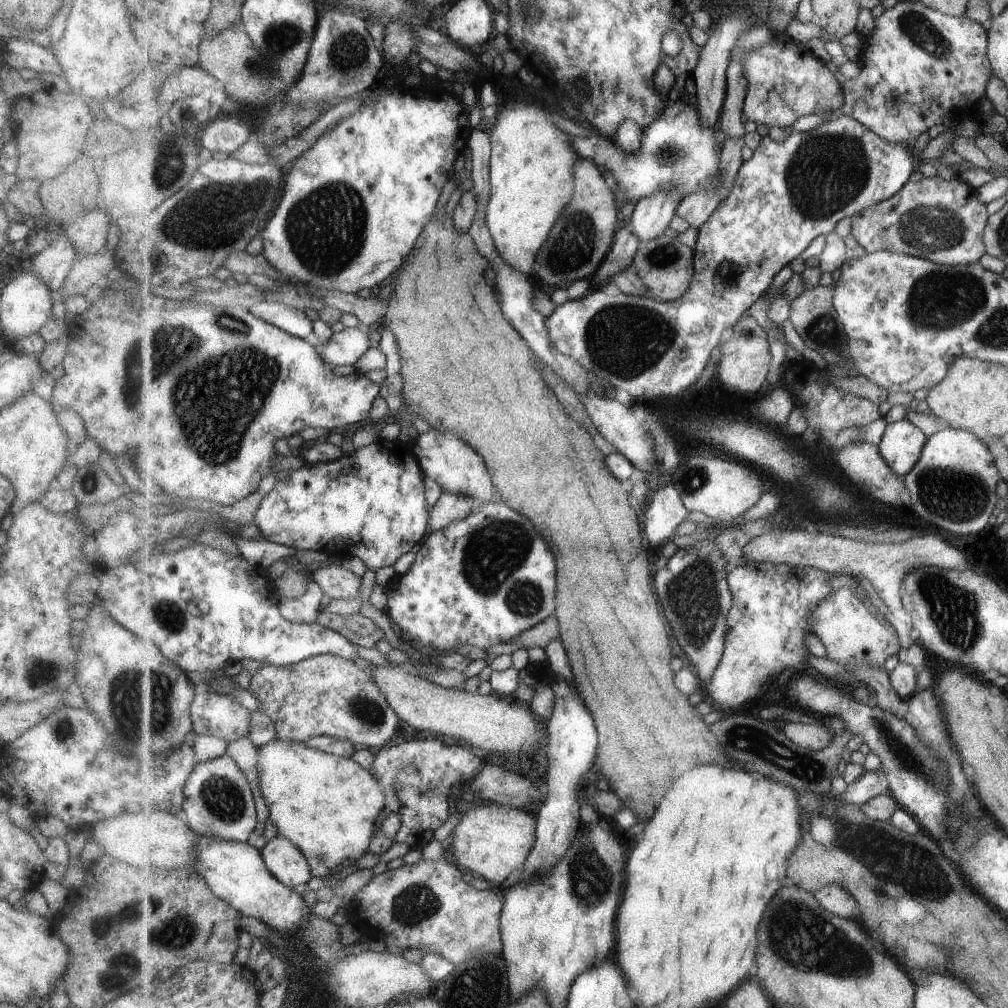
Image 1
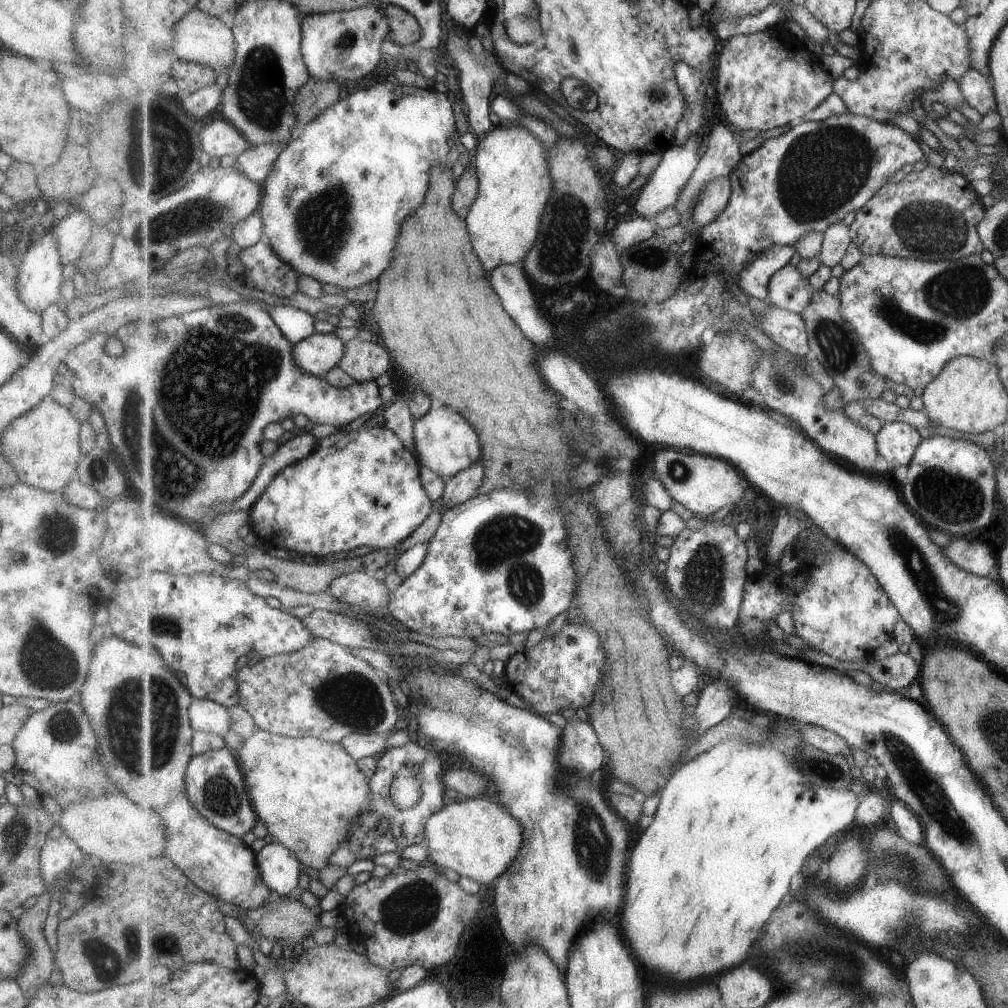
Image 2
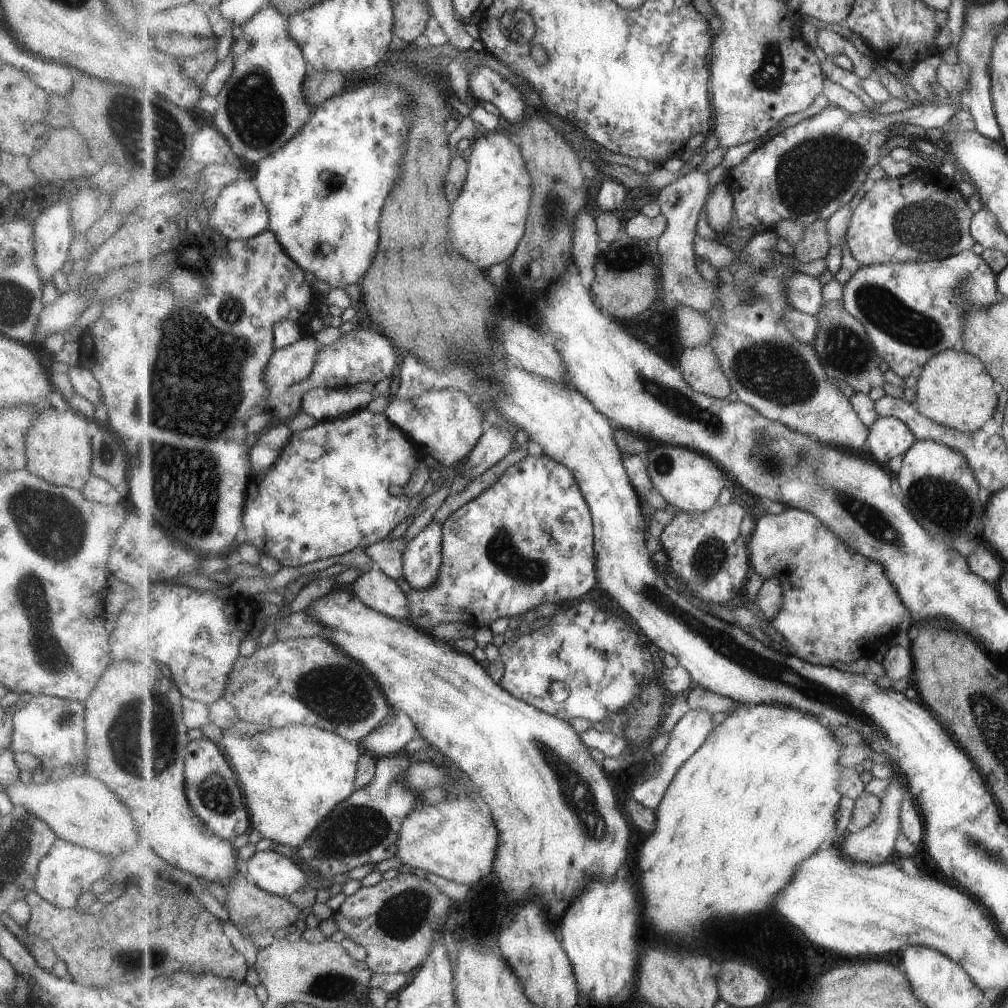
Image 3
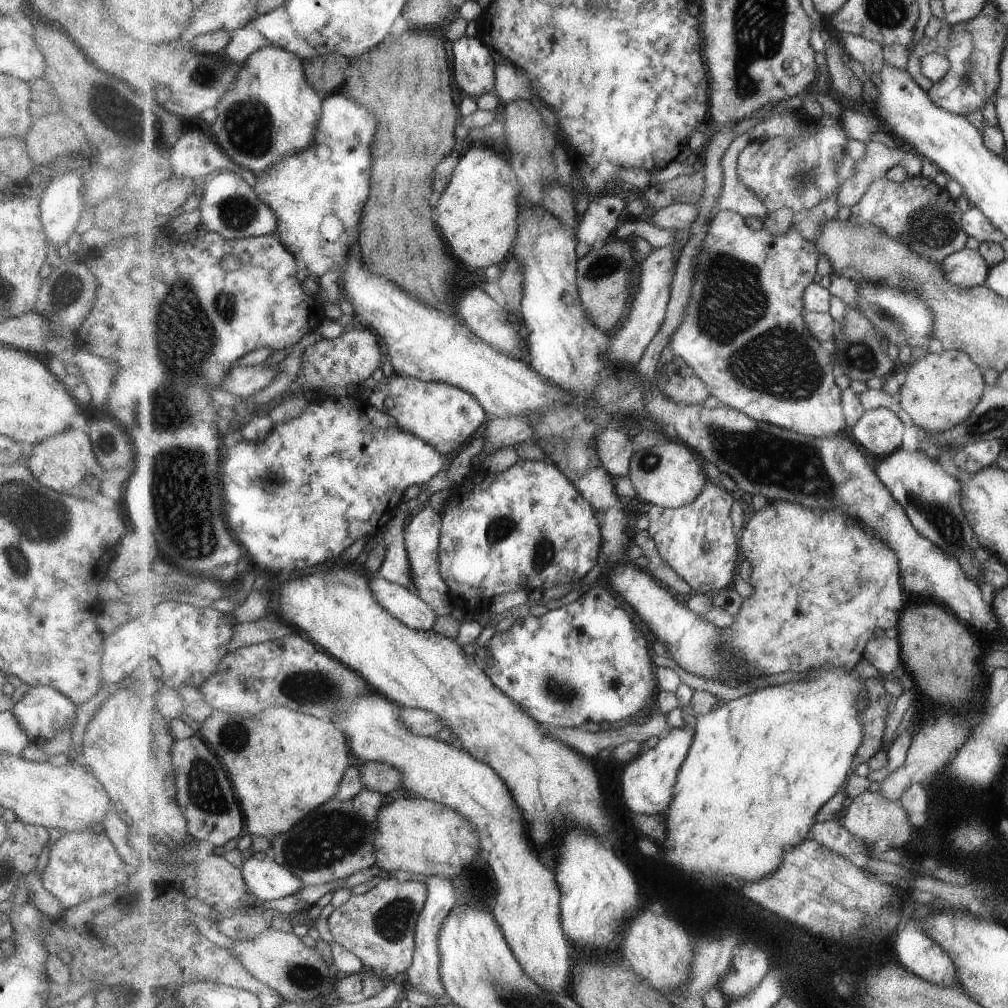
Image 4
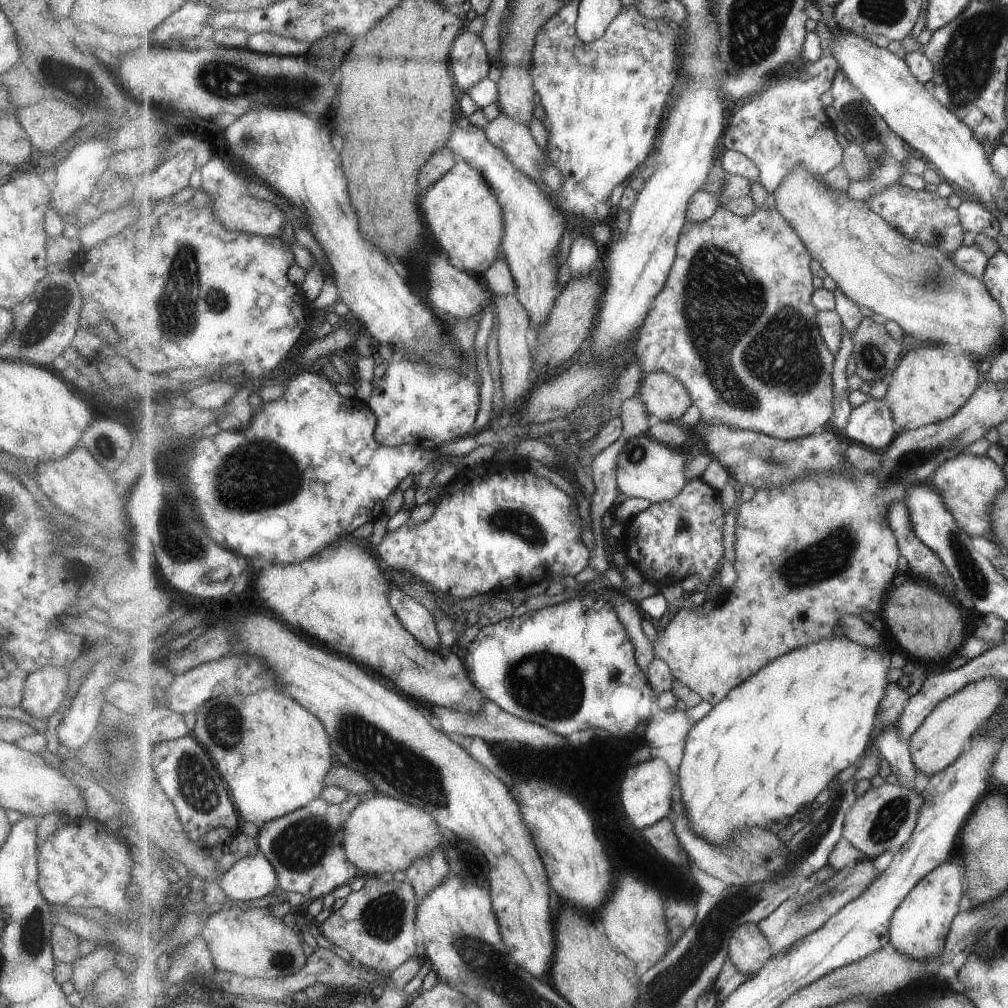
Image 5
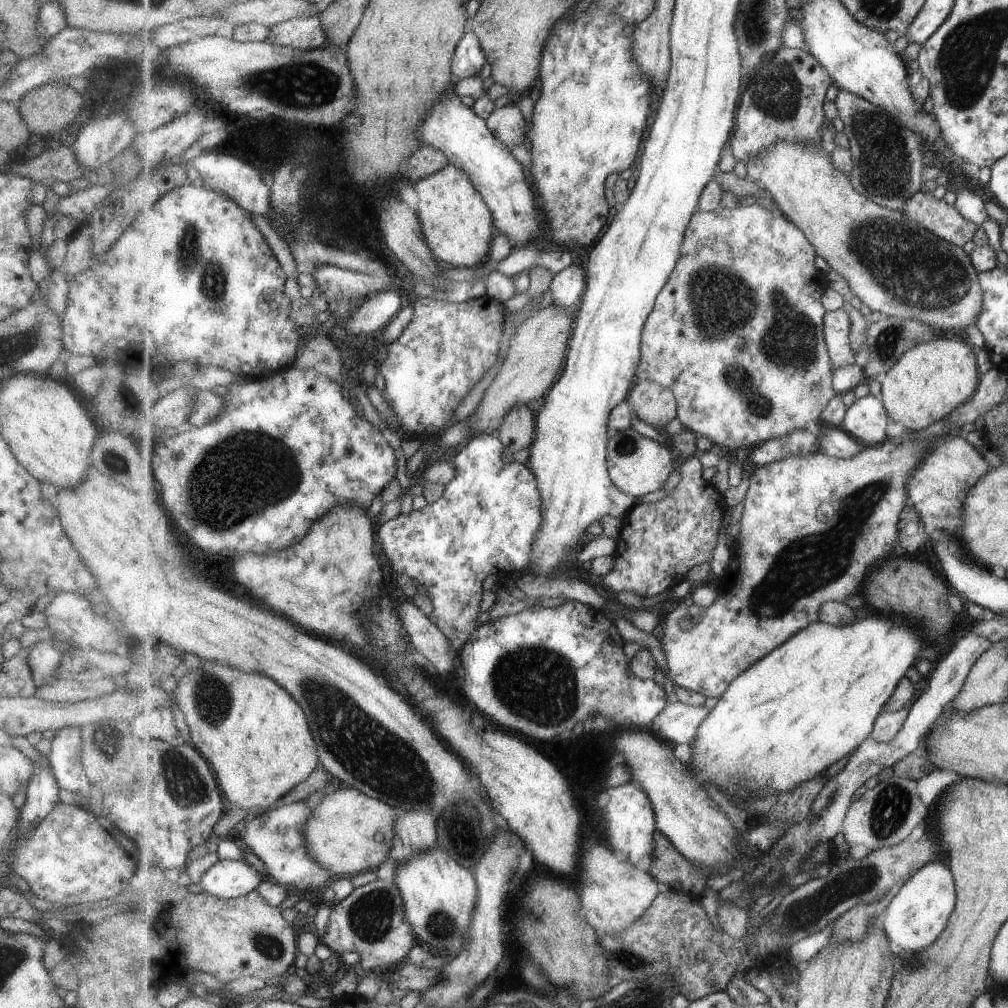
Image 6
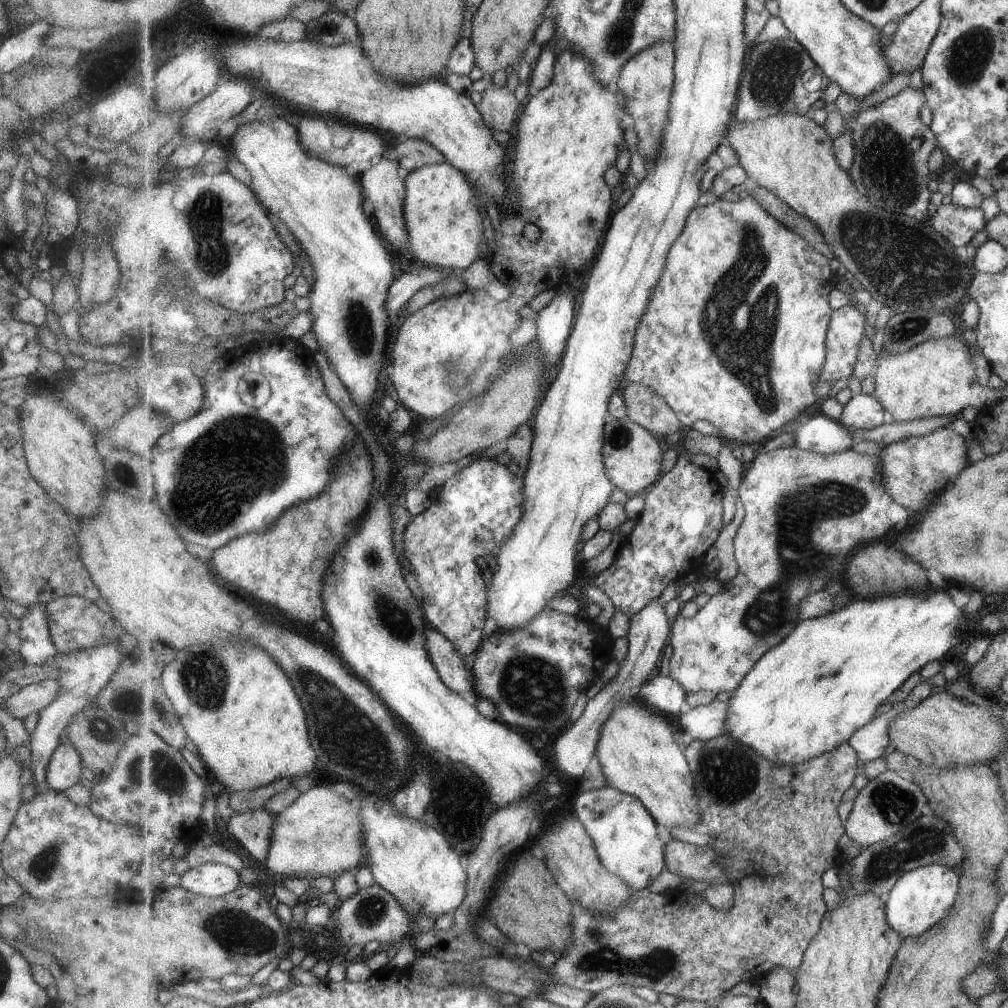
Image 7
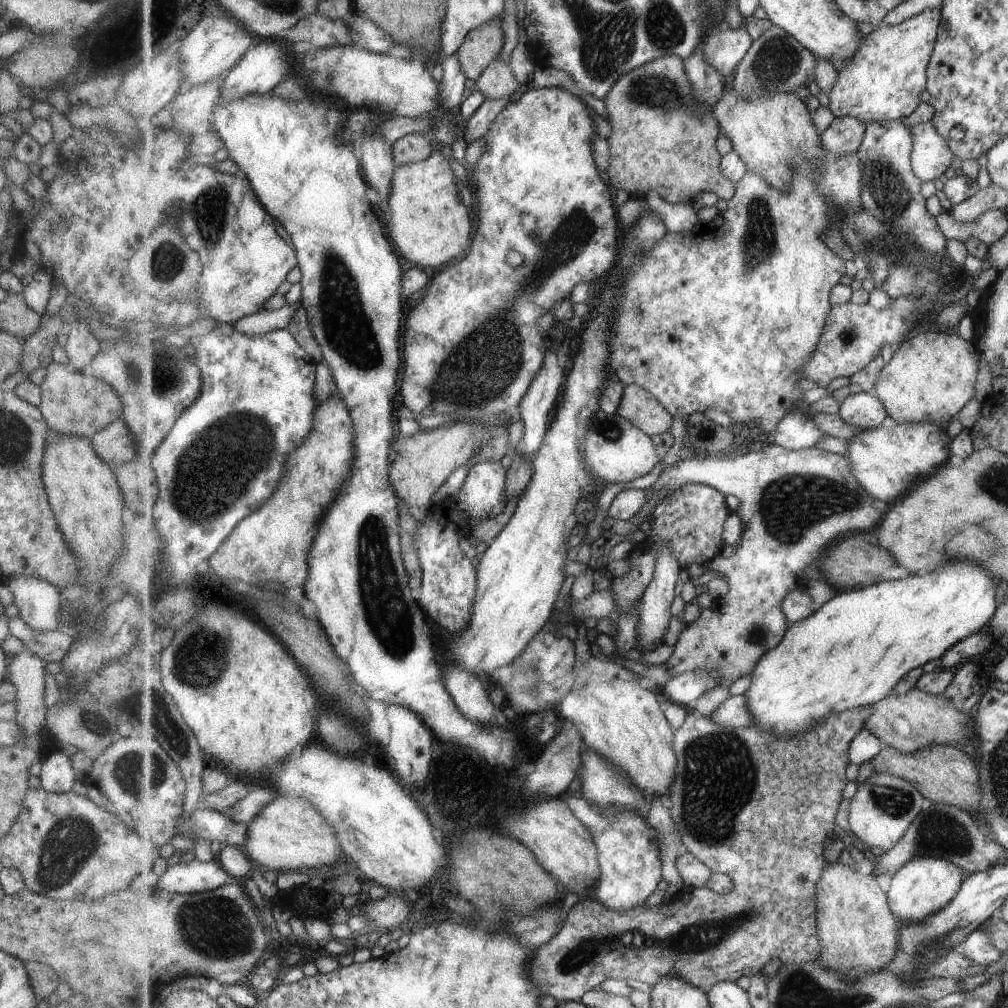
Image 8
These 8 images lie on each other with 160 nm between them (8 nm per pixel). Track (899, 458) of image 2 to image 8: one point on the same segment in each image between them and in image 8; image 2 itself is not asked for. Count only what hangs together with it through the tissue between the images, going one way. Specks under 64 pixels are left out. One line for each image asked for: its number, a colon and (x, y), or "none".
3: (889, 437)
4: (880, 431)
5: (872, 424)
6: (867, 420)
7: (863, 412)
8: (865, 410)

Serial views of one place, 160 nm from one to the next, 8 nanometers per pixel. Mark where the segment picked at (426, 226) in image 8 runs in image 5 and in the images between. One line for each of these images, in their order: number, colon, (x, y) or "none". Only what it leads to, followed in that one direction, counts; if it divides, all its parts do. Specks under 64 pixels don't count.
5: (466, 219)
6: (458, 224)
7: (446, 228)

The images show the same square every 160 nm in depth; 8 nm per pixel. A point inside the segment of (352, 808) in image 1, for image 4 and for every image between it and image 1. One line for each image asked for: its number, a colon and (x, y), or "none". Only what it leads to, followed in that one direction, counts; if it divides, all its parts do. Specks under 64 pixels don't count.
2: (309, 792)
3: (292, 778)
4: (284, 765)

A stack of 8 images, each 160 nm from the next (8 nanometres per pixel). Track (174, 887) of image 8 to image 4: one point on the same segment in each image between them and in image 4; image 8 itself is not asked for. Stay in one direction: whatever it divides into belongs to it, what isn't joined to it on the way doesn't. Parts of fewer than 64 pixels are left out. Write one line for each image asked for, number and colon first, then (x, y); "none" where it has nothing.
4: (269, 880)
5: (252, 877)
6: (228, 879)
7: (210, 879)

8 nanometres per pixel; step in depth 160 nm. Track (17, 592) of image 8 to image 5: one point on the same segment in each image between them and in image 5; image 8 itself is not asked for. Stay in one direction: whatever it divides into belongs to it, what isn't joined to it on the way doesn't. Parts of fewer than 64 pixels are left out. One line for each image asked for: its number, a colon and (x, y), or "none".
5: (43, 690)
6: (43, 659)
7: (36, 648)

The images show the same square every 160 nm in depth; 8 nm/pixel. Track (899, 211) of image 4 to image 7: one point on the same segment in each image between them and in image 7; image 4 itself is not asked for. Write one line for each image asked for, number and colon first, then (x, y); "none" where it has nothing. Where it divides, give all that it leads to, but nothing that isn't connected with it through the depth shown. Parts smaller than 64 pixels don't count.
5: (924, 216)
6: (946, 221)
7: (958, 225)

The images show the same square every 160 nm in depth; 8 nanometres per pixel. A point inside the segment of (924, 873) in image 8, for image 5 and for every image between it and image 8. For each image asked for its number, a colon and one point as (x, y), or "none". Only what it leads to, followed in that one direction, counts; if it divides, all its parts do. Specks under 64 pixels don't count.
5: (919, 929)
6: (919, 914)
7: (923, 898)

